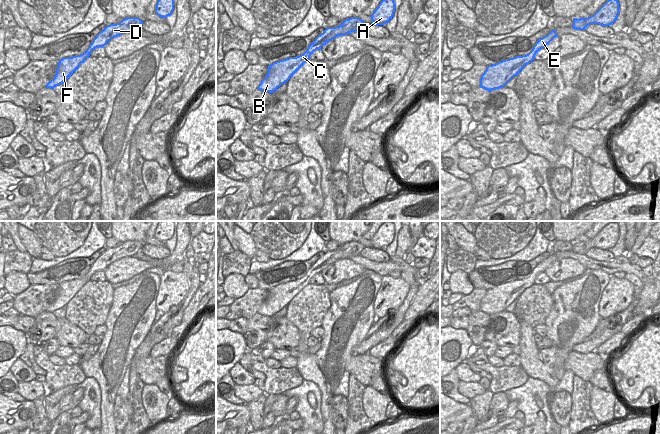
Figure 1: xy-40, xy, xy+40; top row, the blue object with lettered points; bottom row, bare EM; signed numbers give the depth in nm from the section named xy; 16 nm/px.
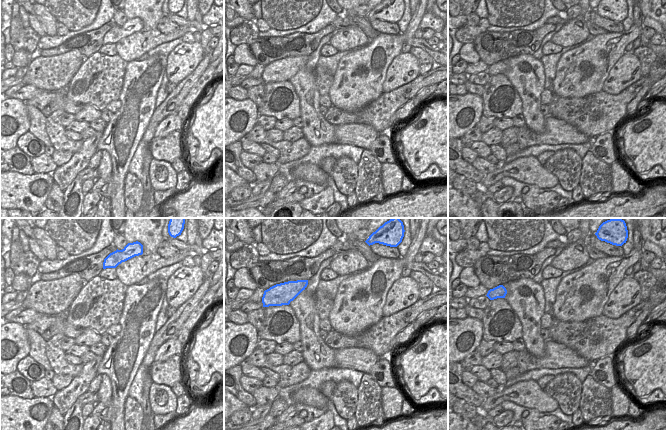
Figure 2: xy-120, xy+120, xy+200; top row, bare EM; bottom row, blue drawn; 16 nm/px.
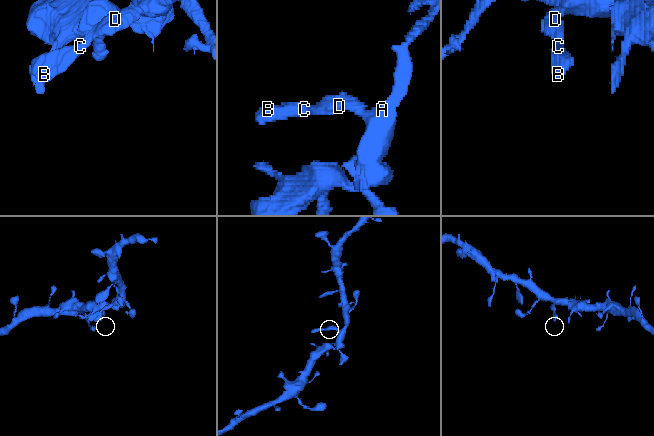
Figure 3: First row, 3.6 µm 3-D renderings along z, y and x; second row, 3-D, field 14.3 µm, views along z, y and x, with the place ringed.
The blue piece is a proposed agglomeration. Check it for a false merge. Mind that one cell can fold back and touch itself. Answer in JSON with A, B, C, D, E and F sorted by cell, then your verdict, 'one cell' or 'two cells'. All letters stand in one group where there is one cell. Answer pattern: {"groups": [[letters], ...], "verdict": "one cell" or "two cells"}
{"groups": [["A", "B", "C", "D", "E", "F"]], "verdict": "one cell"}

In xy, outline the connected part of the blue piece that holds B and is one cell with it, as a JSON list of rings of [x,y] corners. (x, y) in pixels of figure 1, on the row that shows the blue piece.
[[[358,17],[345,19],[339,26],[327,27],[308,46],[307,50],[296,57],[289,57],[273,62],[268,66],[268,72],[258,85],[258,89],[265,92],[274,92],[278,87],[287,82],[290,77],[309,59],[317,49],[321,49],[330,40],[339,35],[346,35],[359,31],[365,23]]]

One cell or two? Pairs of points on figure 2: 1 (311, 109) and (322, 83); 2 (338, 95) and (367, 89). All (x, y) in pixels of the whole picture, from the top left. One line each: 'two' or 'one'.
1: two
2: one

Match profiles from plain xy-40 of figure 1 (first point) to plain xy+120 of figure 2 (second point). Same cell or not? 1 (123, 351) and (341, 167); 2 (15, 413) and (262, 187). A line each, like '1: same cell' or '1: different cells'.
1: different cells
2: different cells

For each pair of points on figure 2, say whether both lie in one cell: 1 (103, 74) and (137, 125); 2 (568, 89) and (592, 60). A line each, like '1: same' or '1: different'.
1: different
2: same

